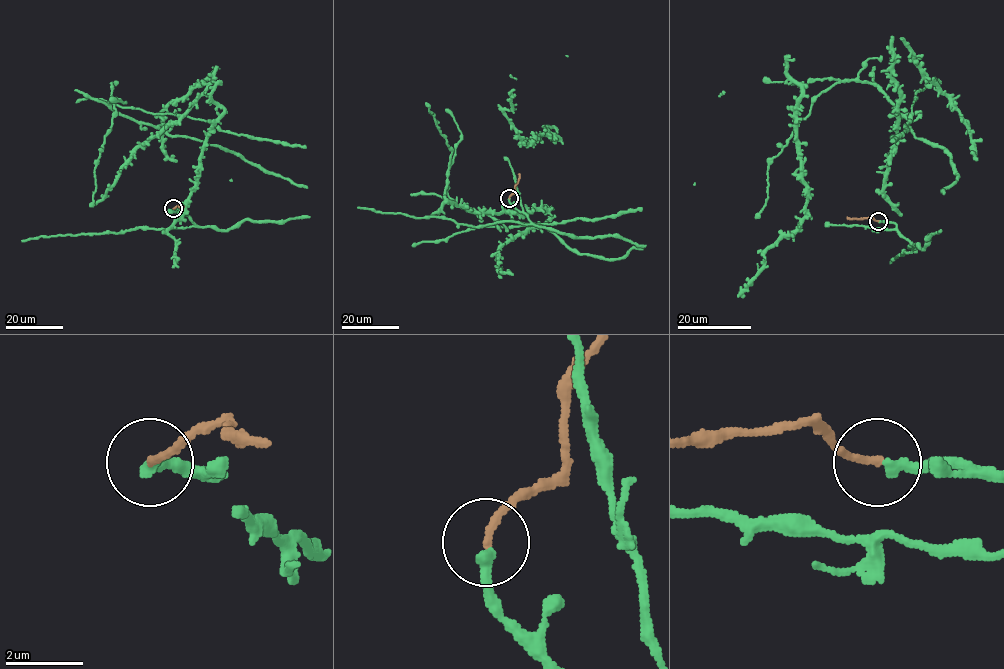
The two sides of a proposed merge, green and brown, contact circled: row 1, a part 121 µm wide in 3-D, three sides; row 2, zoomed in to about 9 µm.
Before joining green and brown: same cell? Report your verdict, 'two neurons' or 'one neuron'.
one neuron

